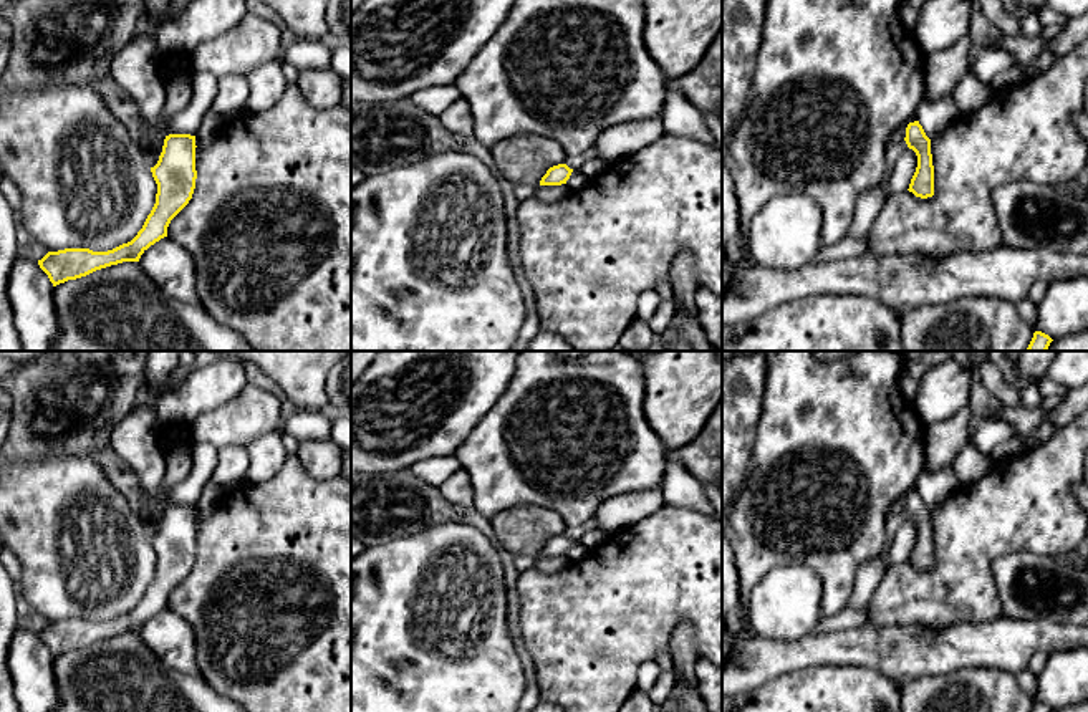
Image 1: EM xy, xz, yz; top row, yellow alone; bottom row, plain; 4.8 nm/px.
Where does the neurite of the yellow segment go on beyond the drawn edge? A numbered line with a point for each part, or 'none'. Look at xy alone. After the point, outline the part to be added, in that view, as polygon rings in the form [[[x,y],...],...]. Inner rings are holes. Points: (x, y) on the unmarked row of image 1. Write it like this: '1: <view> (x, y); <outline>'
none

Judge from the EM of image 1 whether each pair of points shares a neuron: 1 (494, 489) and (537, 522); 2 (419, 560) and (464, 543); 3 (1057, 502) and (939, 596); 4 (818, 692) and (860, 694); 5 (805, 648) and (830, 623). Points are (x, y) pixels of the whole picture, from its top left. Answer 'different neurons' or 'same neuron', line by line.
1: different neurons
2: same neuron
3: same neuron
4: same neuron
5: different neurons

